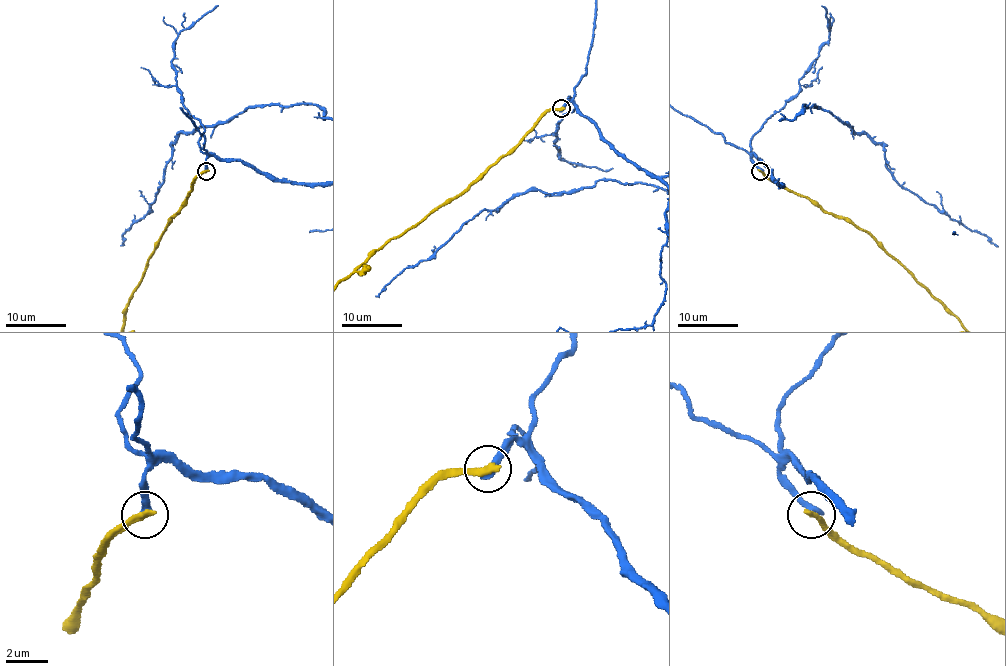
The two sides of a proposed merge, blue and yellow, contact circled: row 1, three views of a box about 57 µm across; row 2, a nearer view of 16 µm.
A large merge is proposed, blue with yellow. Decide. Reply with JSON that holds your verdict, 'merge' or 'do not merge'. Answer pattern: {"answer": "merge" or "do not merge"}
{"answer": "do not merge"}

